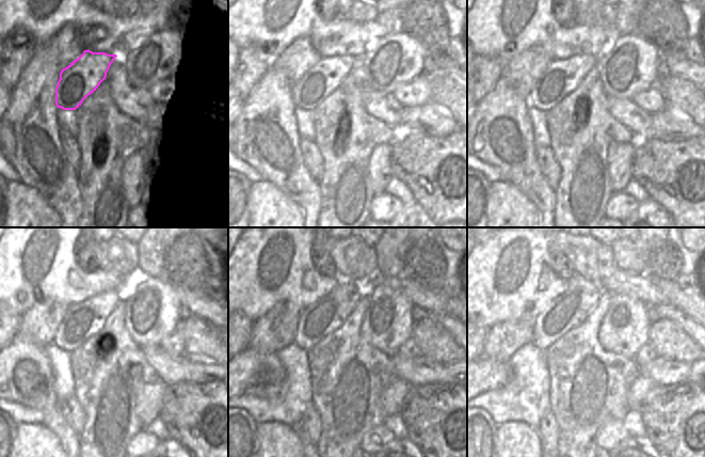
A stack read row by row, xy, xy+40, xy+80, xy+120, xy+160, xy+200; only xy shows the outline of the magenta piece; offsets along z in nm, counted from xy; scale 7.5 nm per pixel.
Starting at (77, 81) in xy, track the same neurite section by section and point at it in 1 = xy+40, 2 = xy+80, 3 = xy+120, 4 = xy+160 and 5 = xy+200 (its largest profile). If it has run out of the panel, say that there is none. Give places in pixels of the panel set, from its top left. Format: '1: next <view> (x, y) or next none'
1: next xy+40 (319, 81)
2: next xy+80 (562, 77)
3: next xy+120 (82, 319)
4: next xy+160 (329, 313)
5: next xy+200 (570, 310)

